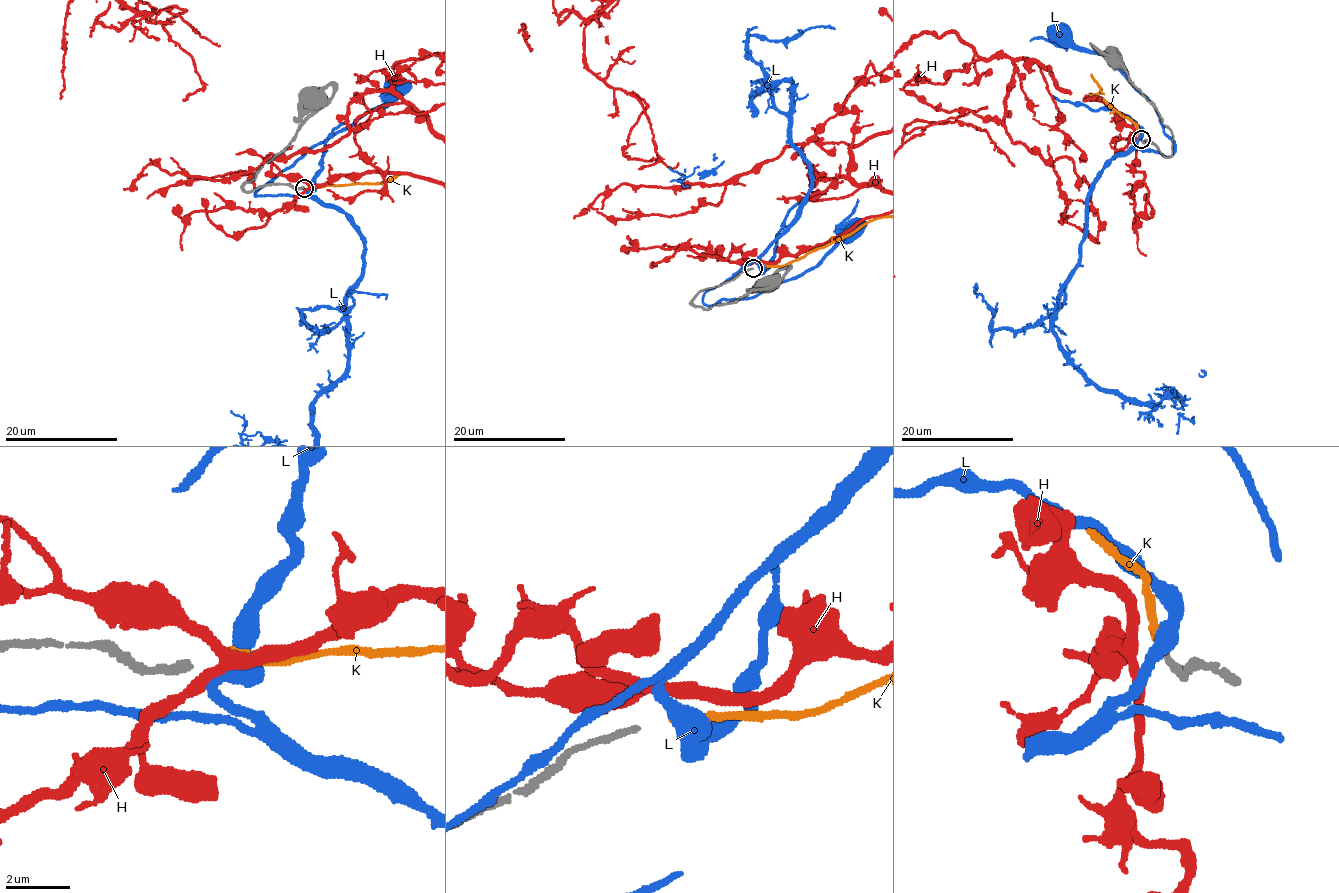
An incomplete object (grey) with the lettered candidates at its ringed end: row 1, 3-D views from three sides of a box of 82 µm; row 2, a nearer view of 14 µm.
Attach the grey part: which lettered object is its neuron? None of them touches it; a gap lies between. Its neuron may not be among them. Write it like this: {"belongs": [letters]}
{"belongs": ["K"]}

